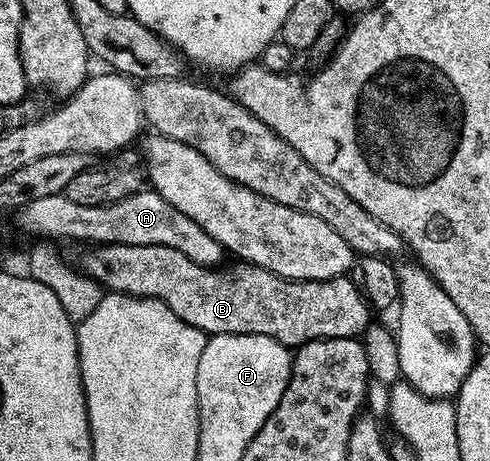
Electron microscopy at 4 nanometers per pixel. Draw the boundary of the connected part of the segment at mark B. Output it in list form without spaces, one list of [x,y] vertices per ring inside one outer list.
[[[134,244],[123,246],[93,245],[78,261],[79,269],[89,278],[99,282],[105,291],[113,294],[129,294],[135,298],[154,297],[162,300],[174,316],[186,320],[194,328],[211,336],[214,334],[257,334],[270,336],[283,346],[295,348],[319,338],[360,338],[370,325],[368,301],[358,292],[351,277],[331,278],[321,282],[293,282],[261,266],[237,261],[229,270],[203,266],[190,256],[182,256],[178,248],[166,248],[158,244]]]

